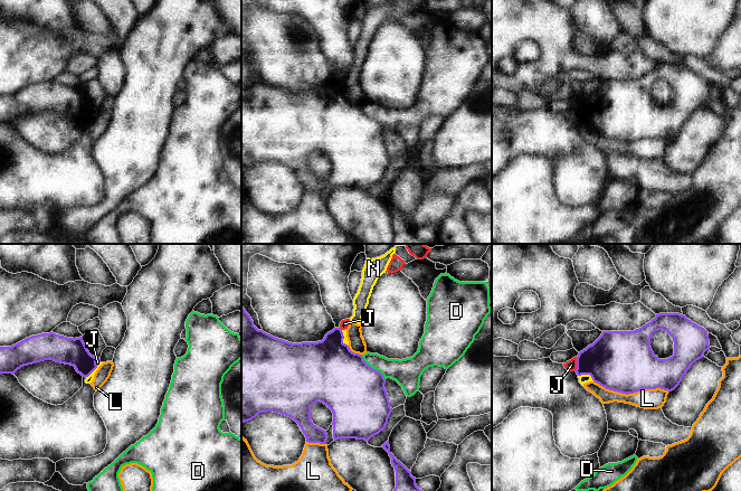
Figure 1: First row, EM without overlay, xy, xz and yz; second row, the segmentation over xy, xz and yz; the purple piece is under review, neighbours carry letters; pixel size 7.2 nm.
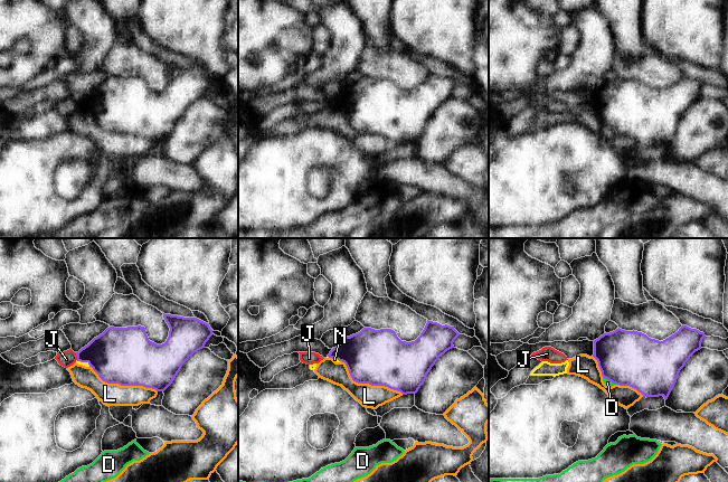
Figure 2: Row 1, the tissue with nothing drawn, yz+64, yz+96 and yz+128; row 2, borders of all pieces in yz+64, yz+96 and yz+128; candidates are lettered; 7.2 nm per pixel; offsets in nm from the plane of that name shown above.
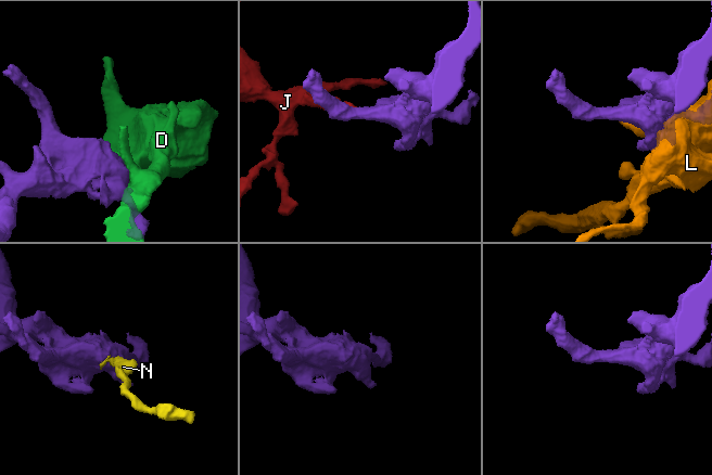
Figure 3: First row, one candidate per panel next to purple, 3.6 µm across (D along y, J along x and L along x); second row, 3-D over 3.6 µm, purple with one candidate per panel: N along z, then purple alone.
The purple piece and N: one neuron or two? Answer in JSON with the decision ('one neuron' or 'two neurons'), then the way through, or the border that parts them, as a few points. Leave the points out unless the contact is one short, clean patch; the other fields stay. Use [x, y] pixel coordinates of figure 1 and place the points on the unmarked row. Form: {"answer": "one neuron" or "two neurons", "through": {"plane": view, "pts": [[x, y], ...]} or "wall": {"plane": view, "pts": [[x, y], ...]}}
{"answer": "two neurons", "wall": {"plane": "yz", "pts": [[578, 124], [589, 124], [594, 130]]}}

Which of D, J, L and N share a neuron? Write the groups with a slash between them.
D / J / L N

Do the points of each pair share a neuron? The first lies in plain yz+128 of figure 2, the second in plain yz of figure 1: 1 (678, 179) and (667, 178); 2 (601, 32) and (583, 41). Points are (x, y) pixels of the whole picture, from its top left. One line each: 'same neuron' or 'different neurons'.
1: same neuron
2: different neurons

